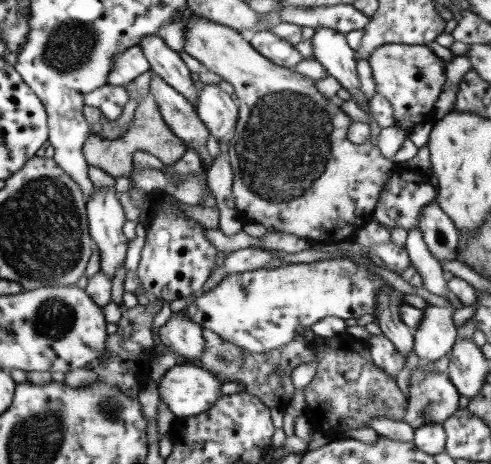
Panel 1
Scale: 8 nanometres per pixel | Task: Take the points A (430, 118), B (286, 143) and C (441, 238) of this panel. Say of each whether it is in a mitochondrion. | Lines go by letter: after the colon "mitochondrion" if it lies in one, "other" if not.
A: other
B: mitochondrion
C: other

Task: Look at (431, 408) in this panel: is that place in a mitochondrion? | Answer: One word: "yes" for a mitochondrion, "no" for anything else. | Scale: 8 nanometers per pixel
yes

